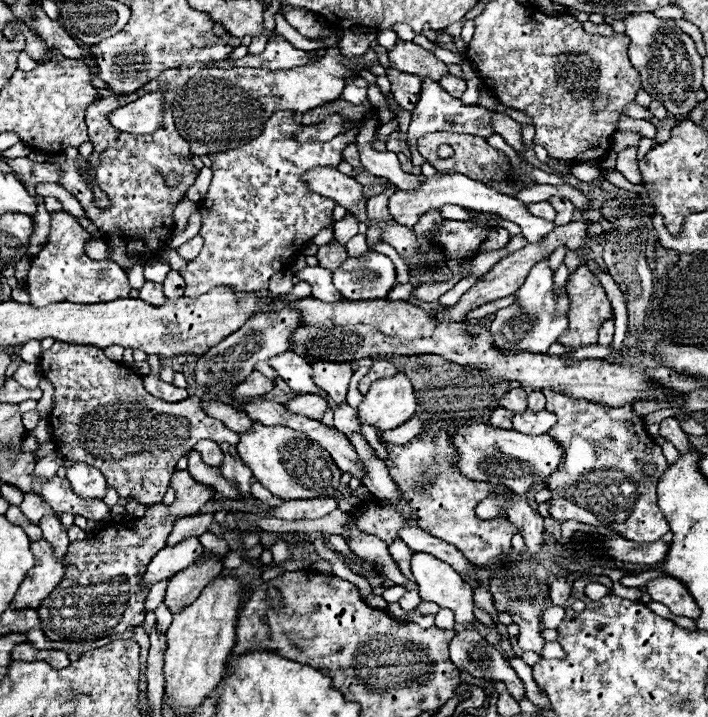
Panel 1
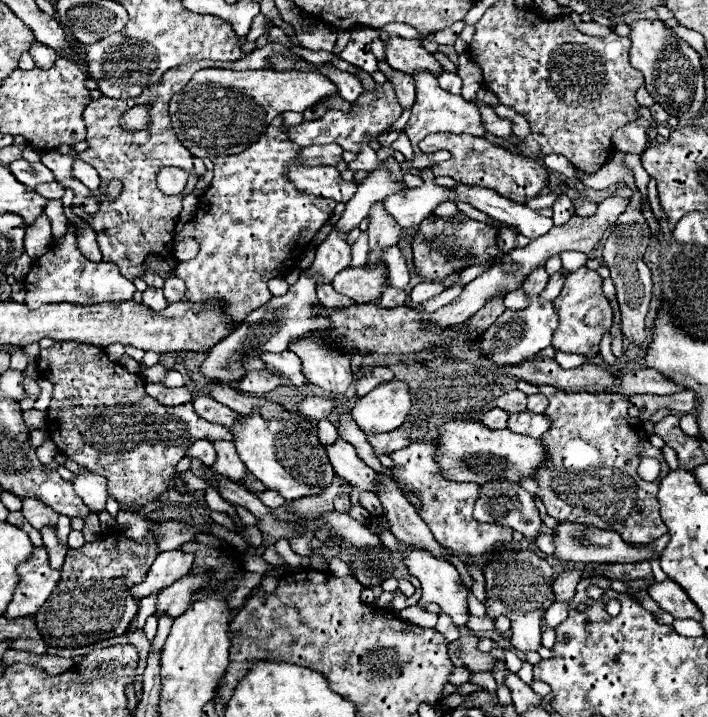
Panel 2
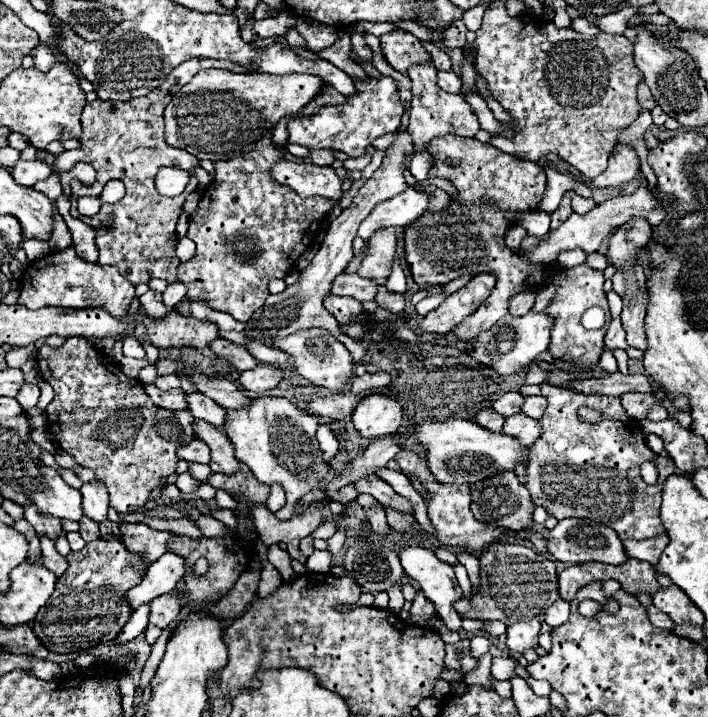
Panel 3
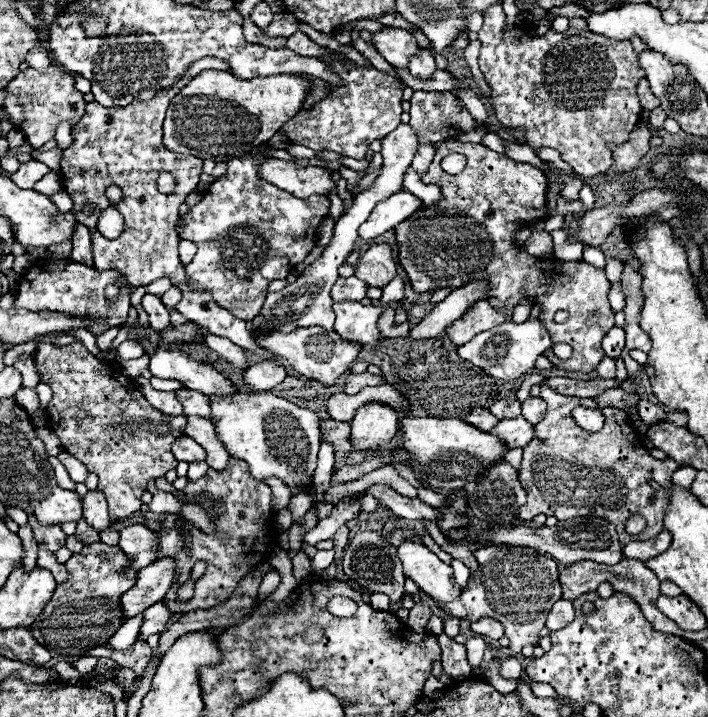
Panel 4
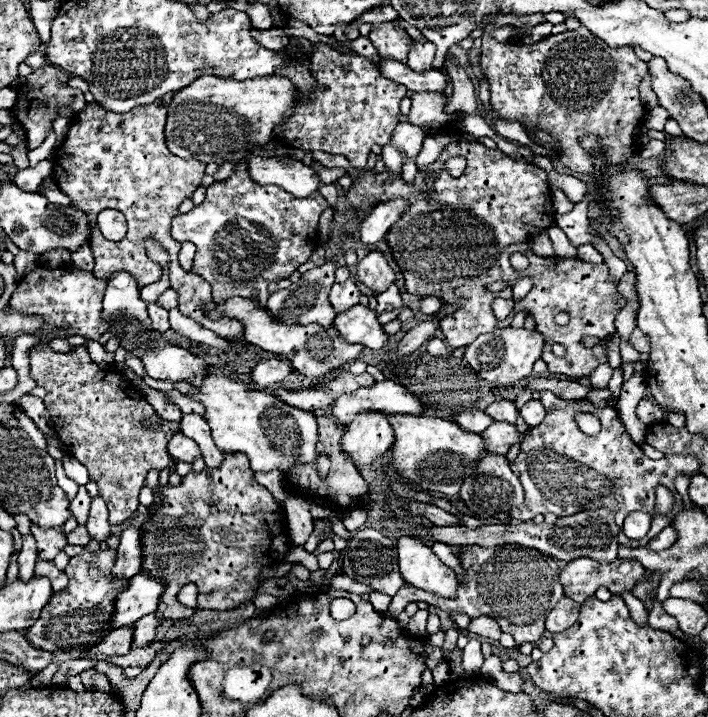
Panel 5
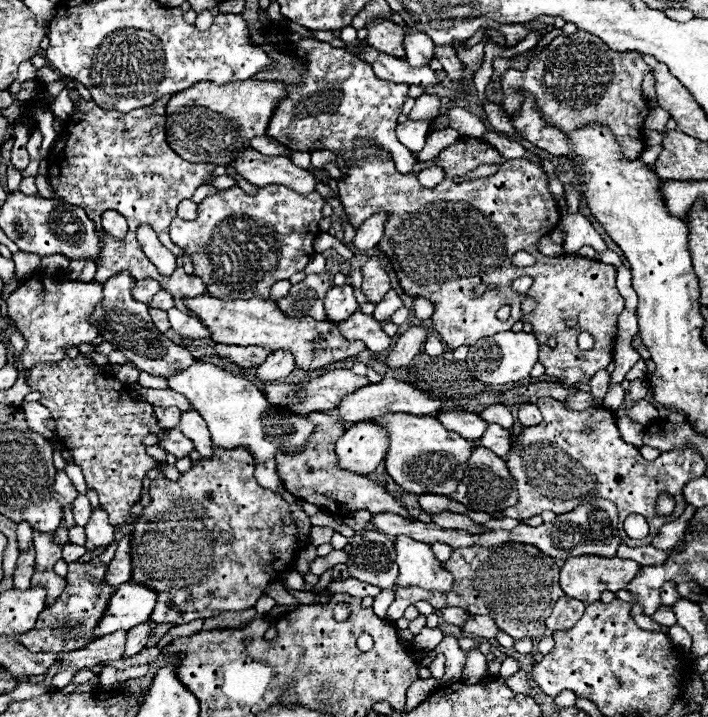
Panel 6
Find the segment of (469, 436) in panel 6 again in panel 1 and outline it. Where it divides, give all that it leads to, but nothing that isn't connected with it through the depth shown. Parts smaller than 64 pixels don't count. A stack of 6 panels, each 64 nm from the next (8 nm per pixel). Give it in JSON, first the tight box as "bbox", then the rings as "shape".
{"bbox":[490,408,514,430],"shape":[[[496,408],[490,416],[490,426],[508,430],[508,428],[512,428],[512,416],[514,416],[514,412],[508,412],[506,408]]]}

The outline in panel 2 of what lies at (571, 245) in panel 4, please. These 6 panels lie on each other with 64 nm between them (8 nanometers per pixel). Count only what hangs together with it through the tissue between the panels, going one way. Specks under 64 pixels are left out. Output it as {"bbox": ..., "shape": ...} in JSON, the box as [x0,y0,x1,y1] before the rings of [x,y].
{"bbox":[560,250,588,272],"shape":[[[576,250],[562,252],[562,254],[560,254],[560,258],[562,258],[562,268],[566,268],[568,272],[572,272],[572,270],[576,270],[576,268],[584,266],[584,264],[586,264],[586,260],[588,260],[588,256],[586,256],[584,252],[576,252]]]}

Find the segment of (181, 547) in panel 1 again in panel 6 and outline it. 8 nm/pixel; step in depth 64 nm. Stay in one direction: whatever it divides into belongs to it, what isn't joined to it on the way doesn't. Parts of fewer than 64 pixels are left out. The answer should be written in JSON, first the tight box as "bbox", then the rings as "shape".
{"bbox":[90,582,156,640],"shape":[[[130,582],[118,586],[116,592],[110,596],[108,608],[100,618],[98,626],[92,630],[90,638],[94,640],[118,630],[132,630],[134,626],[148,620],[154,604],[156,592],[150,592],[150,588],[142,588],[140,584]]]}

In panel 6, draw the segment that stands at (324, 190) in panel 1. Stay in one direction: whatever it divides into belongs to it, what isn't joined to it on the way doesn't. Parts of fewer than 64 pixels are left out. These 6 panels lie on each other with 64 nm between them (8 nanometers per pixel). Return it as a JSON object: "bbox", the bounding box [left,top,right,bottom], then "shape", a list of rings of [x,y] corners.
{"bbox":[230,148,316,194],"shape":[[[254,148],[242,150],[242,154],[230,162],[234,172],[250,184],[260,188],[268,184],[284,184],[300,194],[314,192],[316,180],[308,170],[294,166],[284,156],[264,156]]]}

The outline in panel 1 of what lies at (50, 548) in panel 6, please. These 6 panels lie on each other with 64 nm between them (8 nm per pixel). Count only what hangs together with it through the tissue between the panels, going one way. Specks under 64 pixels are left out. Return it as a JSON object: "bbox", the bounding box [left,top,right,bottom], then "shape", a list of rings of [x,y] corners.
{"bbox":[20,494,54,524],"shape":[[[24,494],[24,502],[20,504],[20,510],[28,516],[28,520],[32,520],[34,524],[40,524],[40,520],[44,516],[54,514],[54,510],[36,494]]]}

